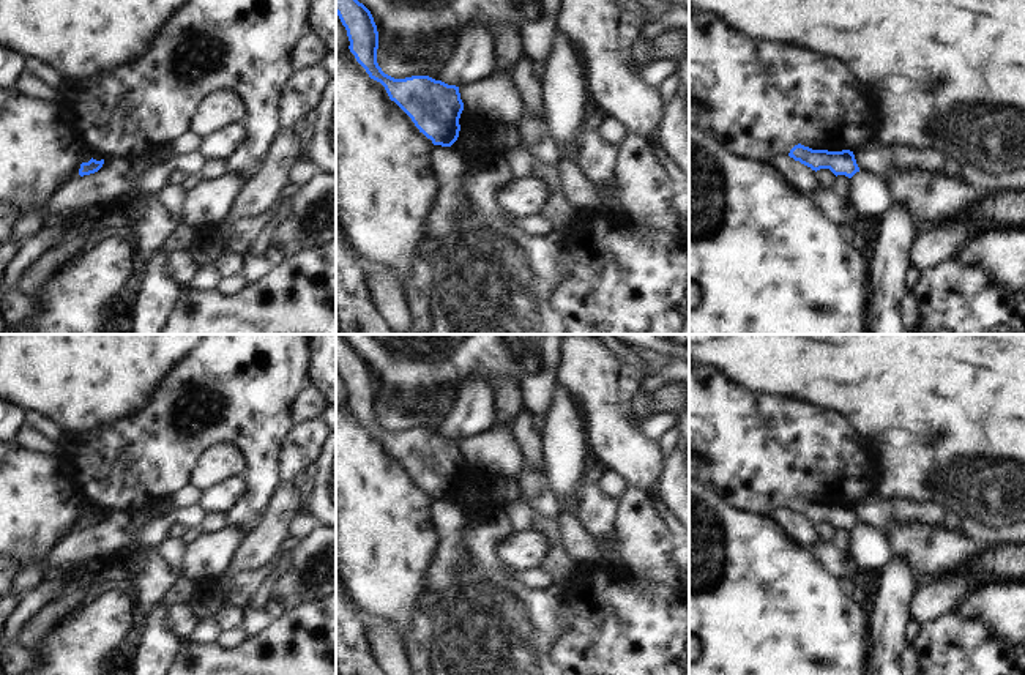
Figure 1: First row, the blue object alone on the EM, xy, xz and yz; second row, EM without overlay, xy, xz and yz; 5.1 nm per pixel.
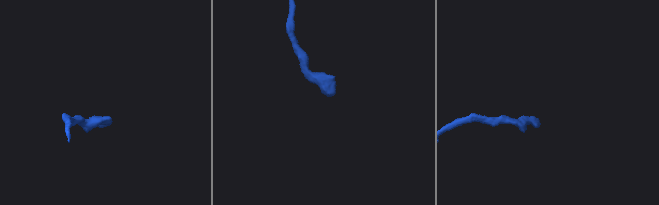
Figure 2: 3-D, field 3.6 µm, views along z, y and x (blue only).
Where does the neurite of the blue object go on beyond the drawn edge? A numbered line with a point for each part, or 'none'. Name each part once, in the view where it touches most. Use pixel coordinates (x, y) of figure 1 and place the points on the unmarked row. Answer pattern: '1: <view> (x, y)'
none.

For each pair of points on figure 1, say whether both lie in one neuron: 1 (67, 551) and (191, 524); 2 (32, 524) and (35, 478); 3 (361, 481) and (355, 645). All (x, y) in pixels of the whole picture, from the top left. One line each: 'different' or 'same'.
1: same
2: same
3: different

